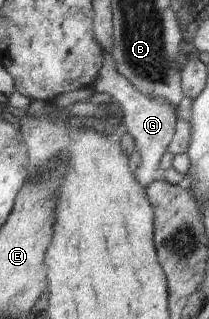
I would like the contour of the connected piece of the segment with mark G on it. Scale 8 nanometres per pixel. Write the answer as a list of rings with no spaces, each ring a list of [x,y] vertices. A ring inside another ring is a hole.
[[[109,53],[103,56],[102,68],[100,68],[100,72],[98,72],[98,76],[96,76],[96,80],[94,80],[90,88],[93,92],[106,92],[106,94],[110,94],[114,103],[121,106],[123,110],[123,132],[130,134],[135,142],[134,178],[136,178],[136,182],[142,188],[150,186],[152,182],[159,179],[158,168],[160,160],[167,152],[168,145],[172,142],[174,128],[178,120],[176,118],[176,110],[170,104],[161,104],[149,99],[147,96],[142,96],[138,90],[134,90],[134,86],[122,74],[118,74],[114,58]],[[135,161],[138,161],[138,166],[134,166]]]

